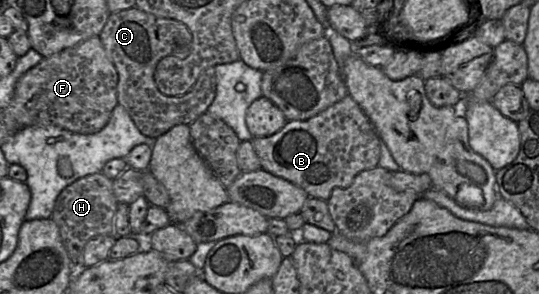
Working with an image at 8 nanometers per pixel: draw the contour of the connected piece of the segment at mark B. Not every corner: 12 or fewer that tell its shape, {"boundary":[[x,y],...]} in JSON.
{"boundary":[[350,95],[250,141],[263,170],[328,201],[378,166]]}

